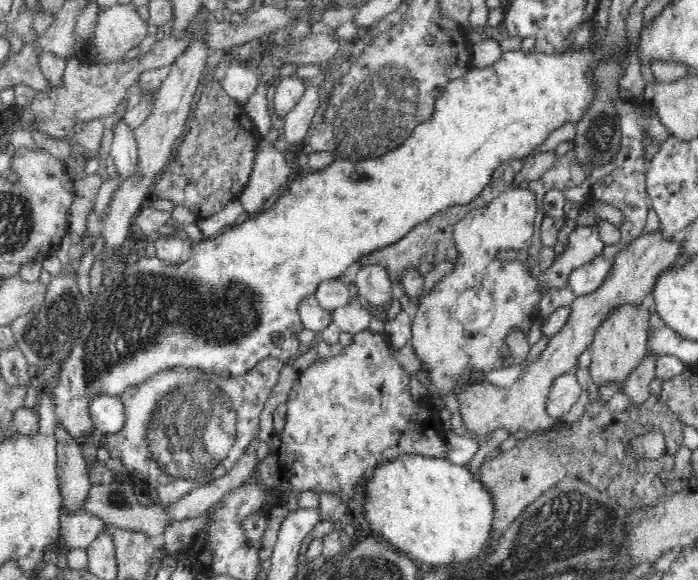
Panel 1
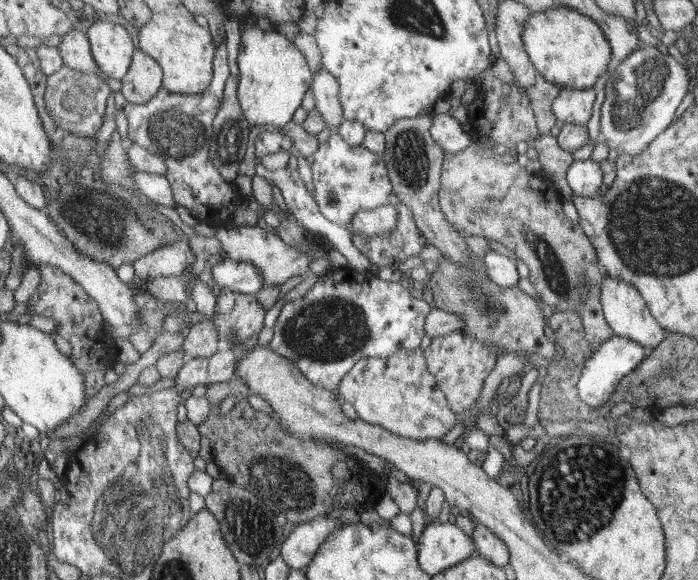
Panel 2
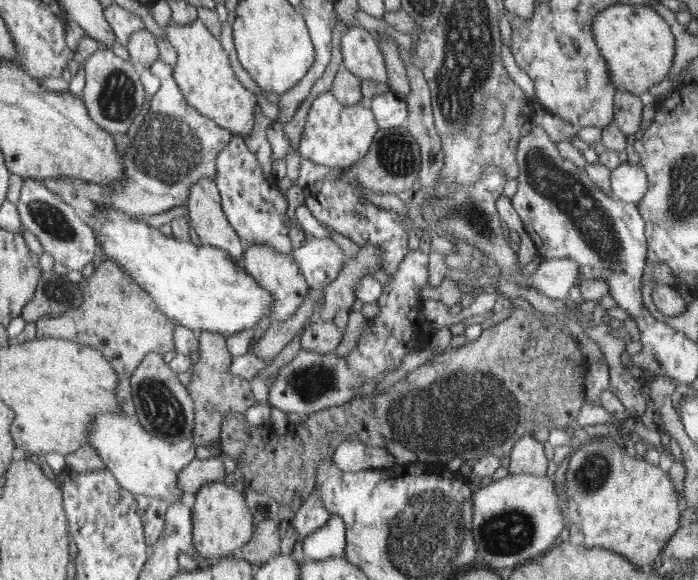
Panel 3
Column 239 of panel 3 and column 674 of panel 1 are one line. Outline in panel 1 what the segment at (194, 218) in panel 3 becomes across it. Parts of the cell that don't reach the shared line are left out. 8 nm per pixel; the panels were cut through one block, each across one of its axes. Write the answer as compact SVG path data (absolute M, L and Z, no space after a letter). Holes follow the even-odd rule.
M662 232L644 234L618 252L612 258L608 276L601 285L590 294L576 297L569 307L568 322L560 332L549 337L549 342L536 358L530 362L522 376L515 380L511 387L498 387L487 379L480 378L479 382L462 382L458 389L459 410L466 425L468 436L476 436L485 440L488 434L498 428L506 428L510 434L515 432L544 432L554 424L556 419L546 411L549 386L558 376L573 372L577 367L578 357L584 350L590 348L593 334L602 320L614 307L623 303L639 304L652 292L657 275L665 268L674 264L680 254L680 242L676 238L664 238Z

